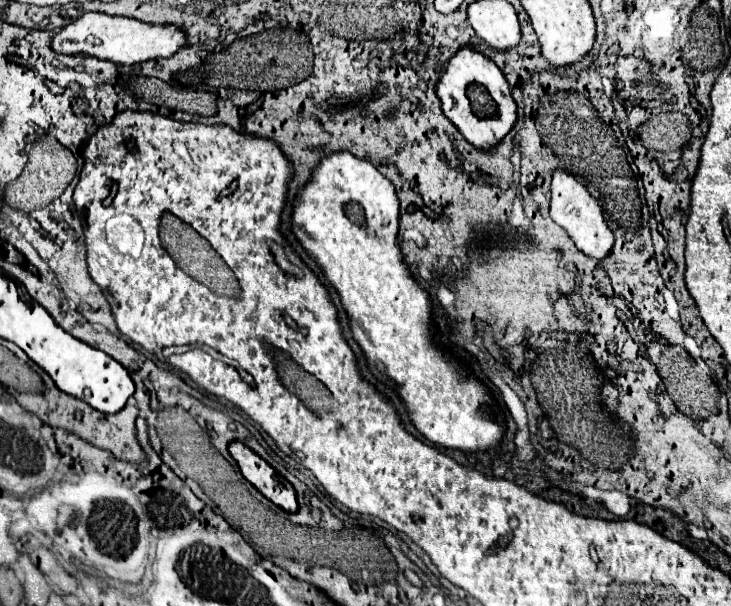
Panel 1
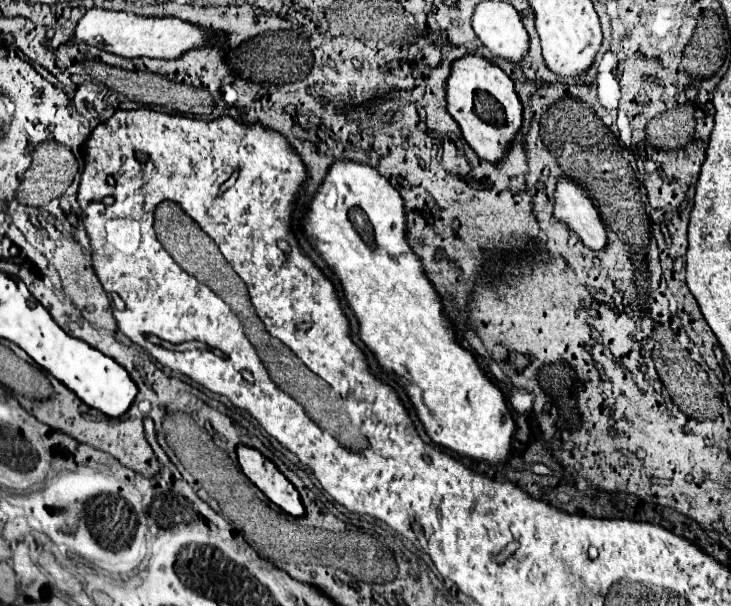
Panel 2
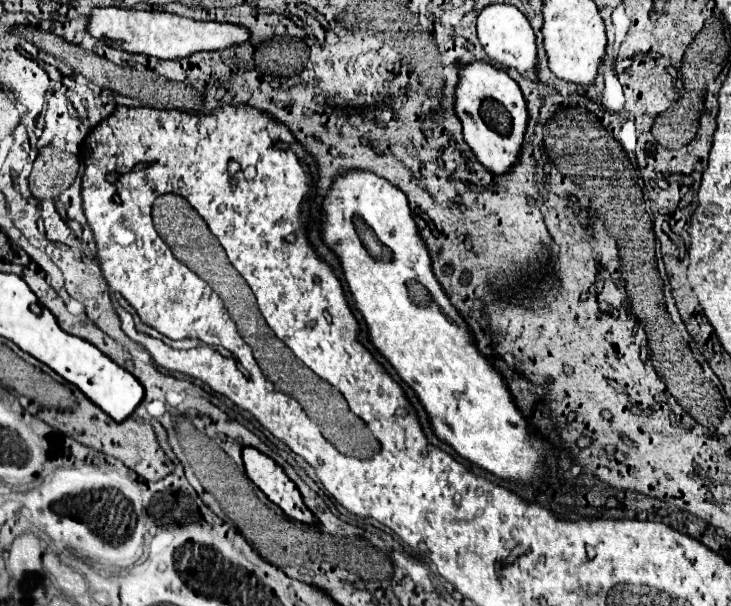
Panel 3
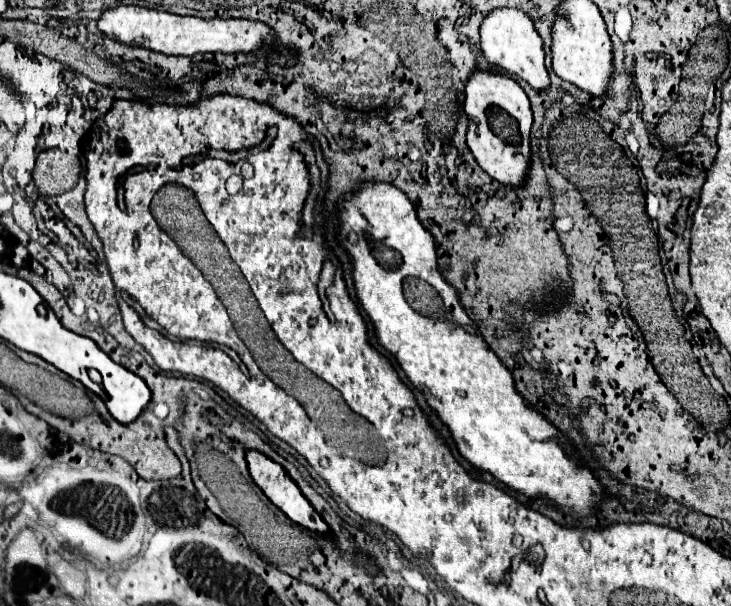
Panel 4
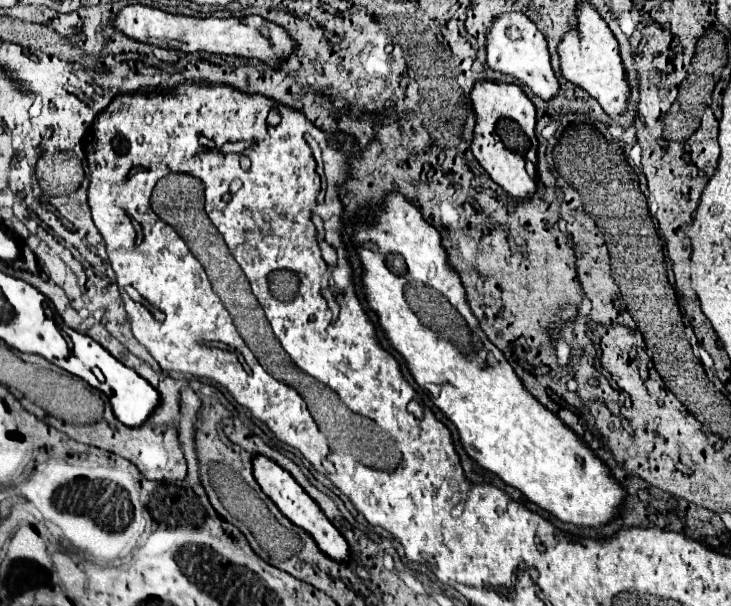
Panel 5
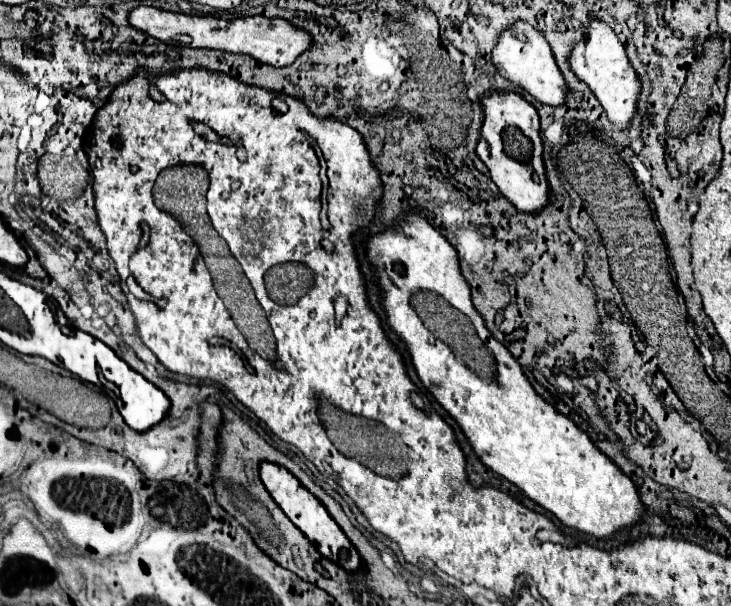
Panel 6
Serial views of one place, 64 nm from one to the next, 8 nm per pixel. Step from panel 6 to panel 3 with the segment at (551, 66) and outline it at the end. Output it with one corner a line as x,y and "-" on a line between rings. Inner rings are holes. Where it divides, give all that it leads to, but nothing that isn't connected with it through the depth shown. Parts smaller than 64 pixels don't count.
490,4
484,6
478,14
476,20
476,30
478,30
478,40
484,46
486,54
500,62
506,68
514,68
518,70
522,76
526,76
532,82
538,82
536,76
536,36
530,28
530,22
526,20
526,16
510,4

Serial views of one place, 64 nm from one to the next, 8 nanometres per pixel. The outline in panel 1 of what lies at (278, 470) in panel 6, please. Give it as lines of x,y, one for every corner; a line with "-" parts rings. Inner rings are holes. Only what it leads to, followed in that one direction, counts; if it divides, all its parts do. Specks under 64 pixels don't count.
232,442
228,446
230,456
236,460
242,476
260,492
264,494
270,502
280,506
286,512
296,512
298,502
296,502
296,492
292,484
288,484
268,462
264,462
254,450
250,450
242,442

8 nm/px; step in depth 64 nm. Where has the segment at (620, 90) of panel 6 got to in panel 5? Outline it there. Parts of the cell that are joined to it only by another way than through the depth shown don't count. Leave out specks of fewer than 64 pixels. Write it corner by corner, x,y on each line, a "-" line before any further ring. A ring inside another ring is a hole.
588,2
576,4
576,30
568,30
560,44
558,44
558,56
560,56
560,72
562,76
588,90
592,98
600,102
600,106
610,116
618,116
626,110
626,100
630,94
630,86
626,82
626,72
622,66
622,58
618,52
618,42
614,34
610,32
608,24
602,20
598,10

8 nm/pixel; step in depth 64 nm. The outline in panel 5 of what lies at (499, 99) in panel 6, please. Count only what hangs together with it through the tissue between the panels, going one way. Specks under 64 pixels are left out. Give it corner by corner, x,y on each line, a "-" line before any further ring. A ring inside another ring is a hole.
482,80
476,82
472,92
472,112
476,116
472,154
488,176
502,186
510,196
534,196
536,194
536,150
538,140
534,134
536,110
518,84

